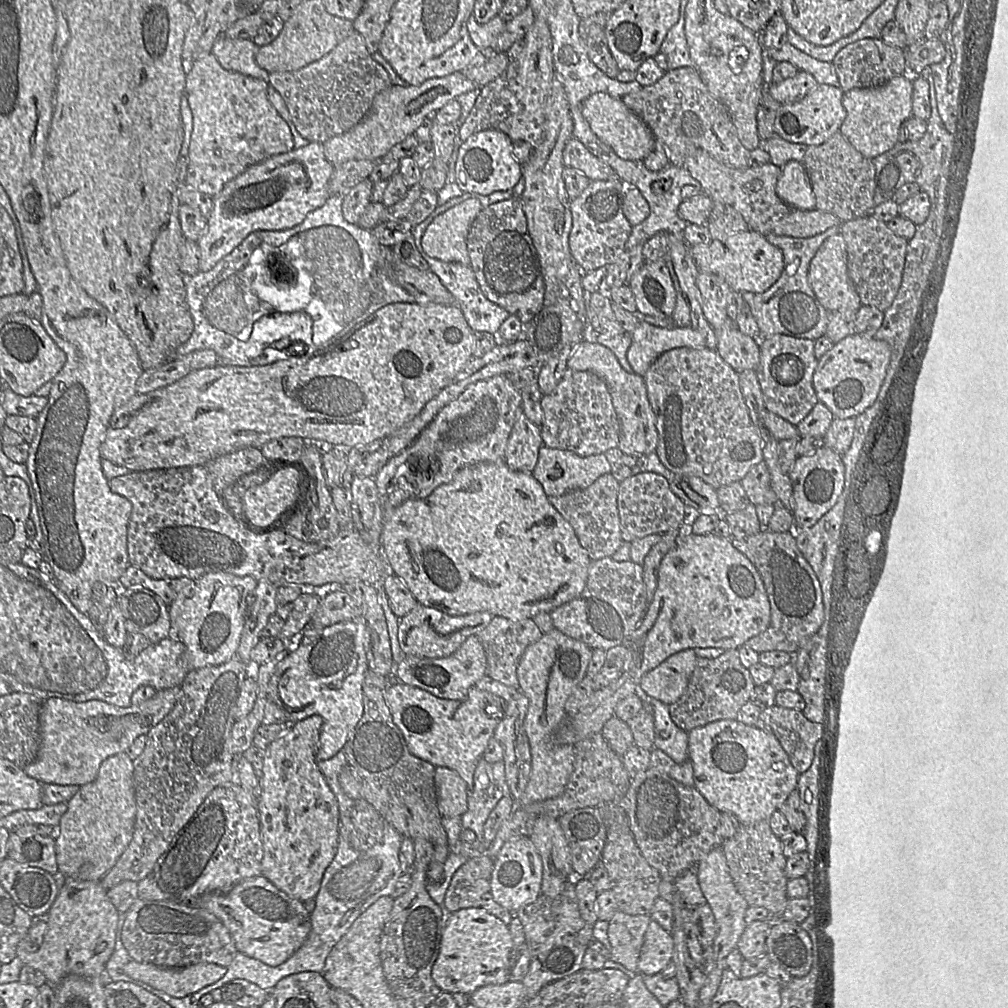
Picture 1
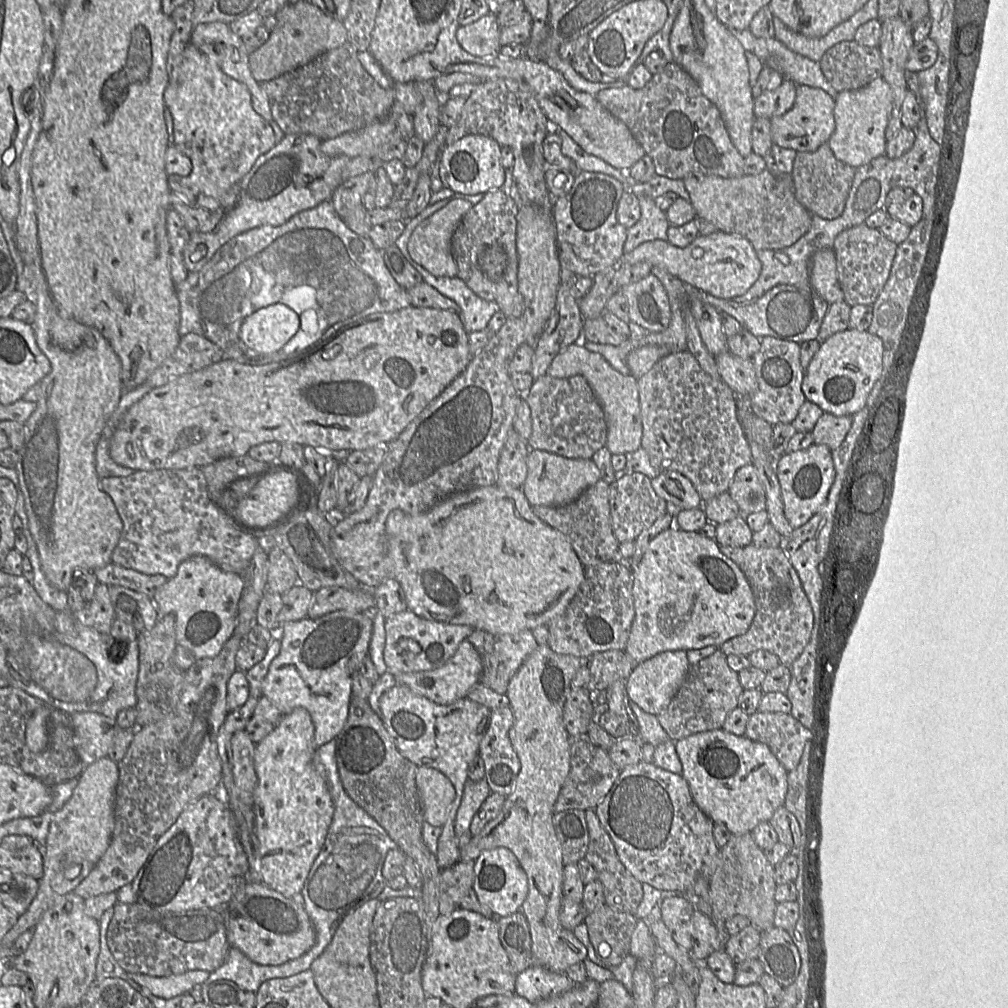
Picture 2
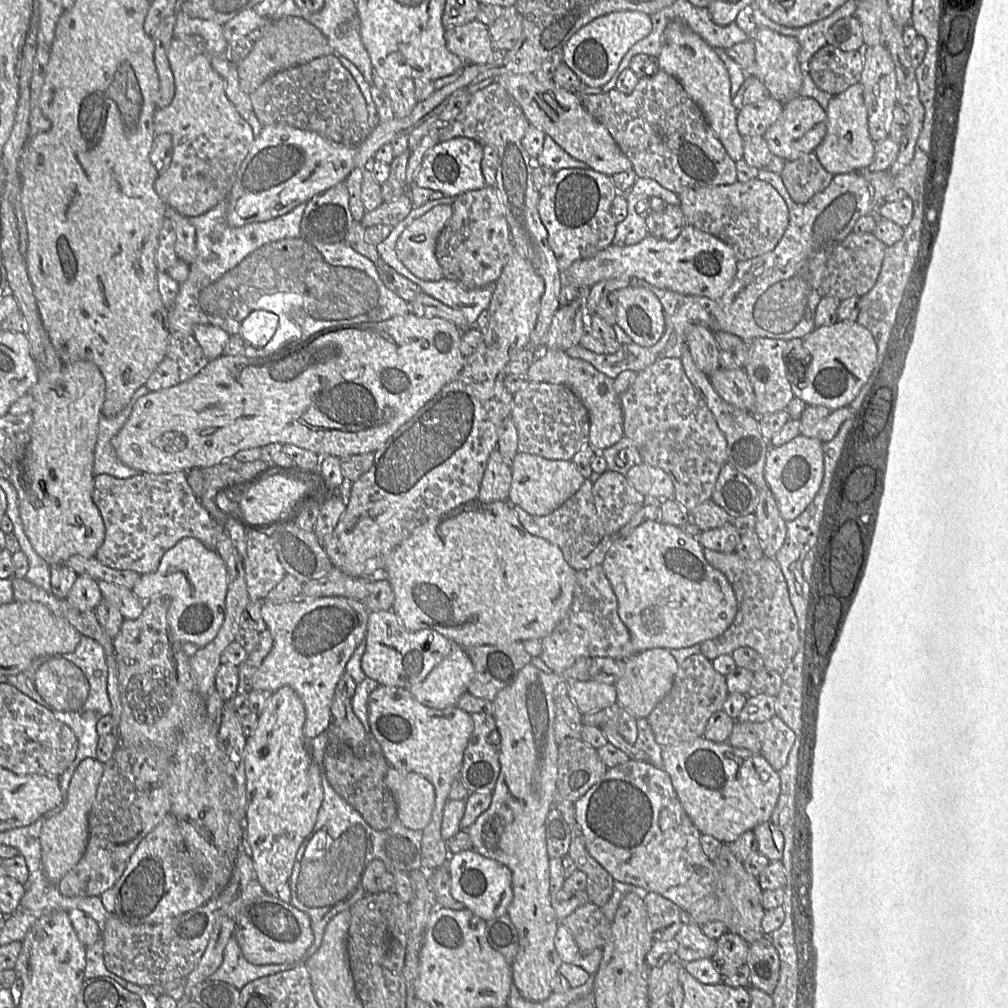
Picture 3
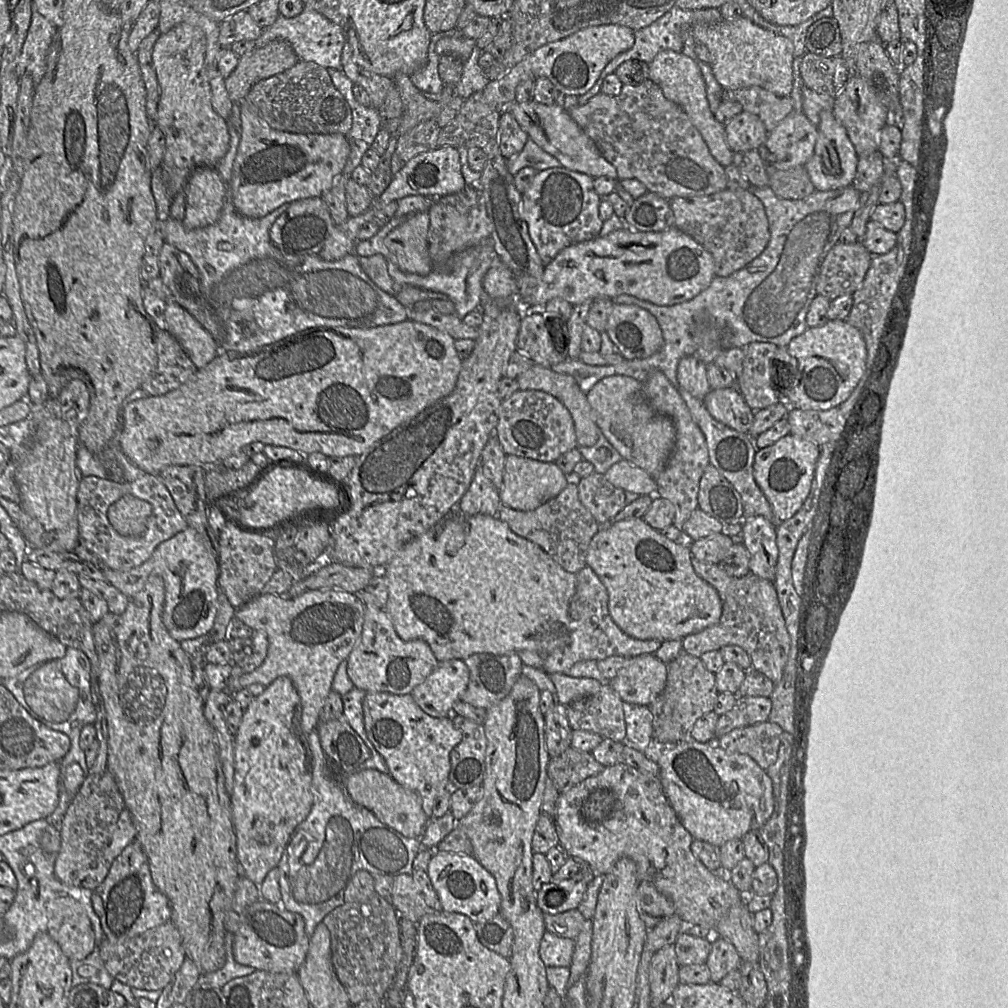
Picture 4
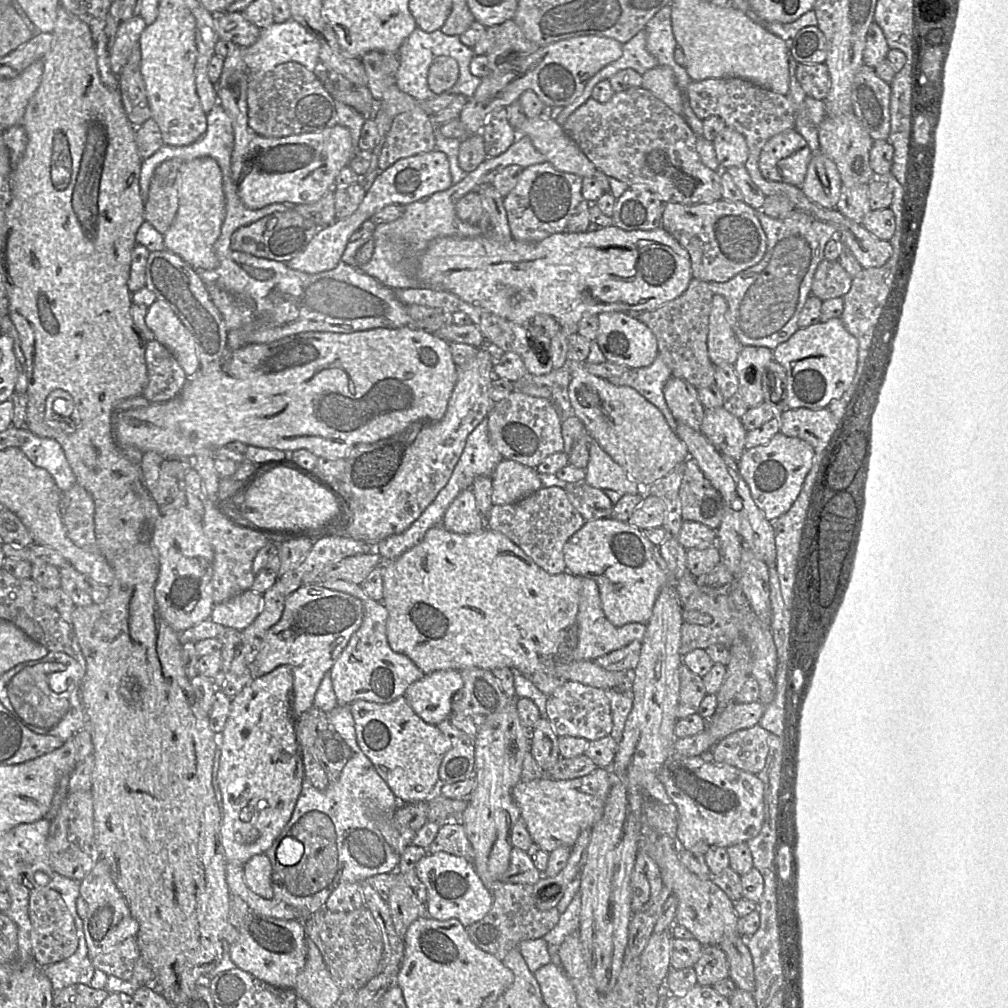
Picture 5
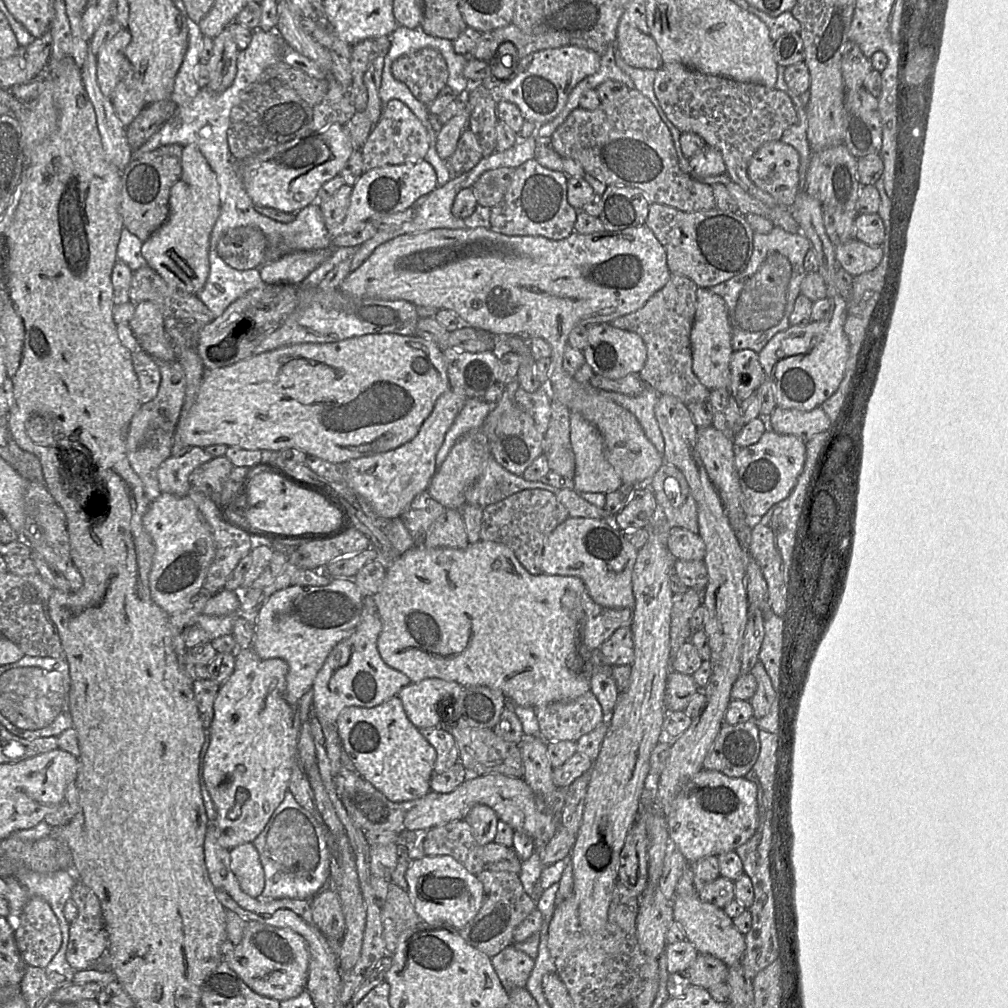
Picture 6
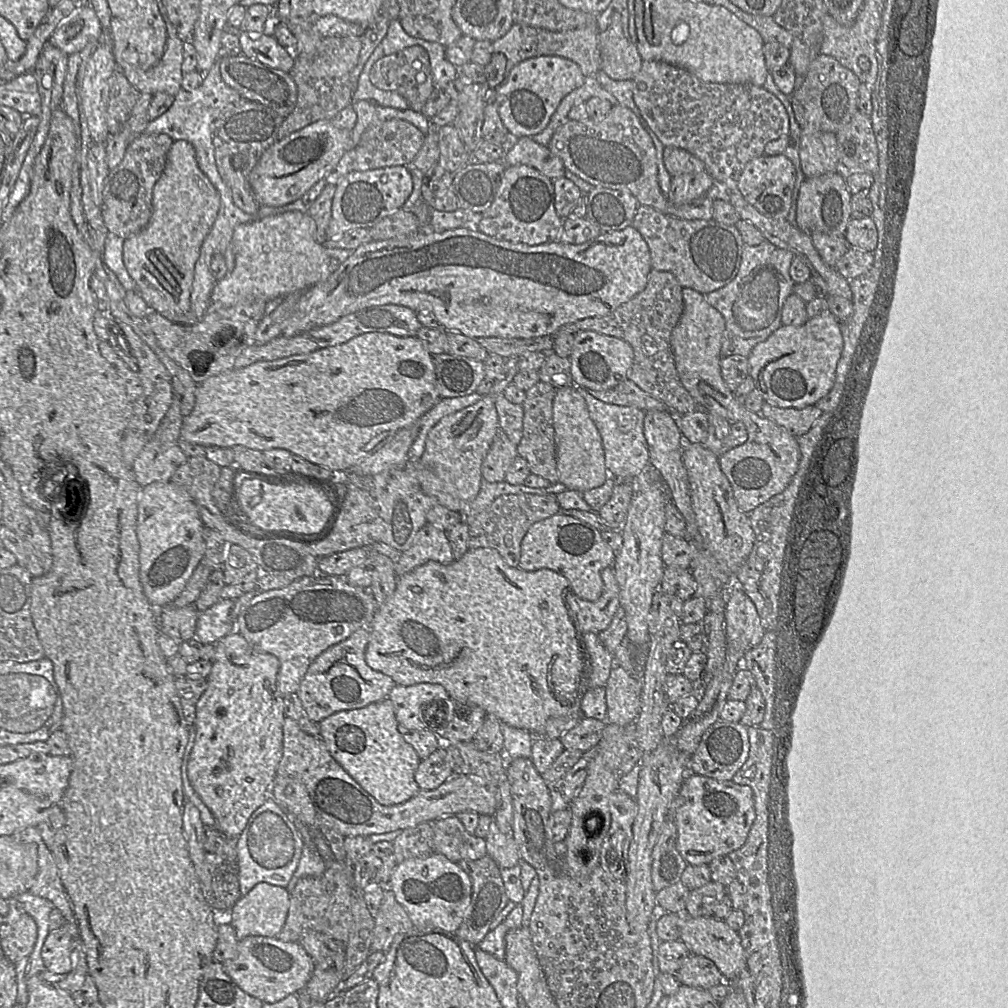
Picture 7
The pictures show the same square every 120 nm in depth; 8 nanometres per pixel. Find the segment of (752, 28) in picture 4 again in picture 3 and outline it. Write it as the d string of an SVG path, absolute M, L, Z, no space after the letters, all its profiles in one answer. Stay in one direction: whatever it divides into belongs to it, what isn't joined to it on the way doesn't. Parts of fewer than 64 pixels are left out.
M757 28L750 35L751 39L734 45L730 56L745 69L748 76L758 78L767 88L769 96L787 103L799 95L802 84L802 72L799 66L799 43L797 39L771 31L767 28Z

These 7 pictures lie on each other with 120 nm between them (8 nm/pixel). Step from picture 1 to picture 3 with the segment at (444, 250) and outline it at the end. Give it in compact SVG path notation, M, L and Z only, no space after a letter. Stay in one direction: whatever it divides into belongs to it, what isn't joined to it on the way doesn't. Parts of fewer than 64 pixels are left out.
M450 204L436 206L408 225L398 238L395 248L397 257L415 277L427 281L443 278L435 249L452 213Z

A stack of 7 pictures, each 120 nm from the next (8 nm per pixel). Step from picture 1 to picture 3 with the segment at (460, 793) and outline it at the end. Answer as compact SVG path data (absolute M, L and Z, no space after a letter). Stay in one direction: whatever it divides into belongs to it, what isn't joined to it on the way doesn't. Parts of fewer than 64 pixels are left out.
M390 767L386 784L397 803L398 820L412 830L423 830L431 821L435 788L422 775Z

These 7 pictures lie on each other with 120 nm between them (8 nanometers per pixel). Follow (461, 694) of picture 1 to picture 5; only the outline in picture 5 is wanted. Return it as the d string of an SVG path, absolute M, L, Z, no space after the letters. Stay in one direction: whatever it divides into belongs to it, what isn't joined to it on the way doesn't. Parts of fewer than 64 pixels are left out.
M439 670L411 684L404 697L423 721L438 725L449 718L453 697L462 687L459 670Z

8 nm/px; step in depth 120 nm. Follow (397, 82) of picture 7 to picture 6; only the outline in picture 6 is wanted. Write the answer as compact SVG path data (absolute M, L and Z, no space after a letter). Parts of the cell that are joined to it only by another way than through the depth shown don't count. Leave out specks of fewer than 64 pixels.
M423 48L399 57L391 65L391 73L426 105L446 86L449 76L445 59L433 48Z

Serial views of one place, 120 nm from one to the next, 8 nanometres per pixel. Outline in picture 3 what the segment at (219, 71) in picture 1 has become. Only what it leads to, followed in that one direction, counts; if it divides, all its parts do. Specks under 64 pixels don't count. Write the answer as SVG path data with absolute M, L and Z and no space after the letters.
M198 36L173 38L167 51L173 73L175 94L169 105L157 108L154 113L155 133L171 136L172 159L169 167L160 172L154 187L167 208L184 217L199 216L219 202L228 199L237 171L245 160L255 139L250 124L239 114L225 94L224 81L213 69L206 42Z

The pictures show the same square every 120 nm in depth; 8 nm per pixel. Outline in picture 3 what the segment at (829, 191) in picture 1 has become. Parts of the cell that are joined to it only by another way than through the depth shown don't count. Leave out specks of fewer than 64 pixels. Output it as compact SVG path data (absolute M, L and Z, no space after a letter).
M811 152L786 162L780 177L791 199L803 204L823 191L834 176L823 168L815 153Z

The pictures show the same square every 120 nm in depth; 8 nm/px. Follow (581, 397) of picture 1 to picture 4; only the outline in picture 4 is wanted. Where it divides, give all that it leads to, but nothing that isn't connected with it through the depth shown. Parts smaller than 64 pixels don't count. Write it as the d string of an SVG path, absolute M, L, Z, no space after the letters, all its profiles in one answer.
M518 390L501 402L494 433L506 455L530 458L540 462L555 462L562 454L578 447L574 422L568 409L554 396L537 390Z

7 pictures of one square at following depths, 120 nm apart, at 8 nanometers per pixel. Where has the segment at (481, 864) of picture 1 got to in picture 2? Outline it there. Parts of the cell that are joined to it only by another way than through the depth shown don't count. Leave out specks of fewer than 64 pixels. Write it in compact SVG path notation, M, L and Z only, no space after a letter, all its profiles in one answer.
M460 859L455 865L441 871L439 887L439 916L457 909L479 913L494 919L491 910L481 904L472 890L474 860Z

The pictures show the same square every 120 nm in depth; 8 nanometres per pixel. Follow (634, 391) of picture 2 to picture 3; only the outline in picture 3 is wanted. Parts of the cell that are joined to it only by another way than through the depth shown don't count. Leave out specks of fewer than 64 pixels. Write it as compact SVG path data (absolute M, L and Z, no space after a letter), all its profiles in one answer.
M543 350L536 356L525 378L528 382L564 385L580 399L589 414L589 446L594 450L609 448L624 437L621 399L614 390L614 379L598 371L589 362L572 358L566 351Z

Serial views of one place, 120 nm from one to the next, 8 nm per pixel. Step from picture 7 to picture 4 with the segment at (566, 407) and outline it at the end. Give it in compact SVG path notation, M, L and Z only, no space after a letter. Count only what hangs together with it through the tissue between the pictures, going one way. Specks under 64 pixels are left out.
M622 459L613 464L605 473L605 478L615 487L638 495L658 497L656 479L645 470Z

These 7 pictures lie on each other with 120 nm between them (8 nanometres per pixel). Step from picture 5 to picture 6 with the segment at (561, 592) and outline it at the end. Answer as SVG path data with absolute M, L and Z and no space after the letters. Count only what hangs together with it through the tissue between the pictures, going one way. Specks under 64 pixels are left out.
M479 540L476 543L469 544L464 549L453 549L453 548L426 548L422 544L416 544L412 549L407 551L388 567L386 577L381 585L380 590L373 596L375 610L377 611L382 621L382 631L377 640L377 649L382 660L391 668L404 673L409 677L412 683L417 683L429 678L439 678L446 681L457 682L462 686L486 686L491 689L501 691L507 698L508 703L514 706L525 706L525 707L539 707L553 702L570 701L574 700L590 690L590 678L592 673L592 657L594 655L587 654L583 645L583 626L584 626L584 611L582 607L581 596L585 592L585 585L581 579L575 576L562 576L562 575L549 575L540 574L533 575L529 573L519 562L514 552L504 544L482 541Z

